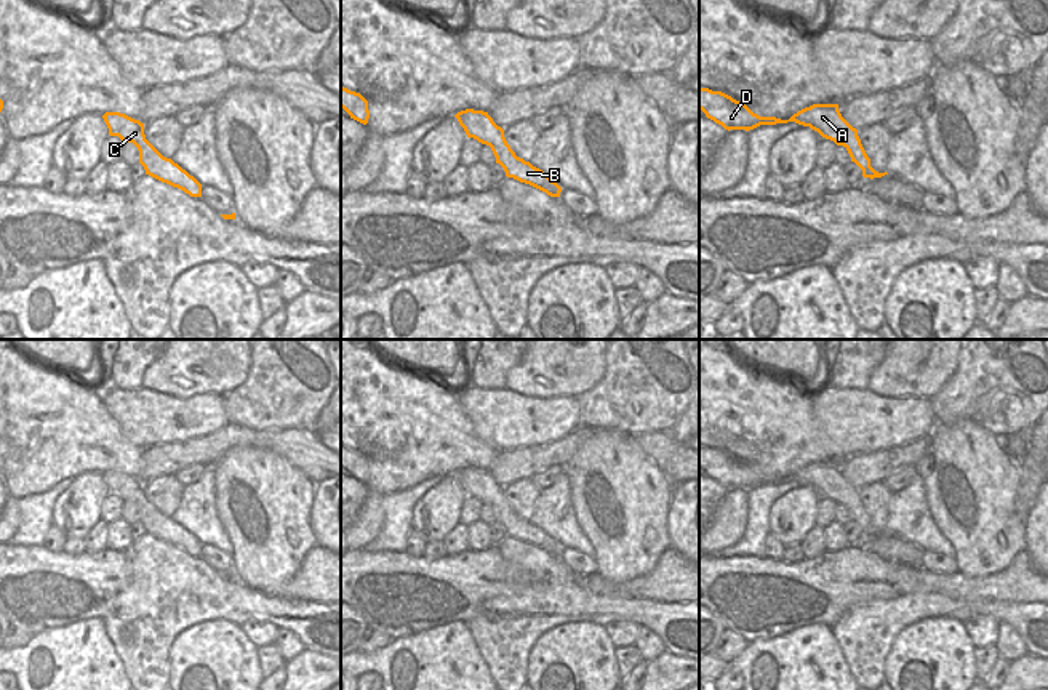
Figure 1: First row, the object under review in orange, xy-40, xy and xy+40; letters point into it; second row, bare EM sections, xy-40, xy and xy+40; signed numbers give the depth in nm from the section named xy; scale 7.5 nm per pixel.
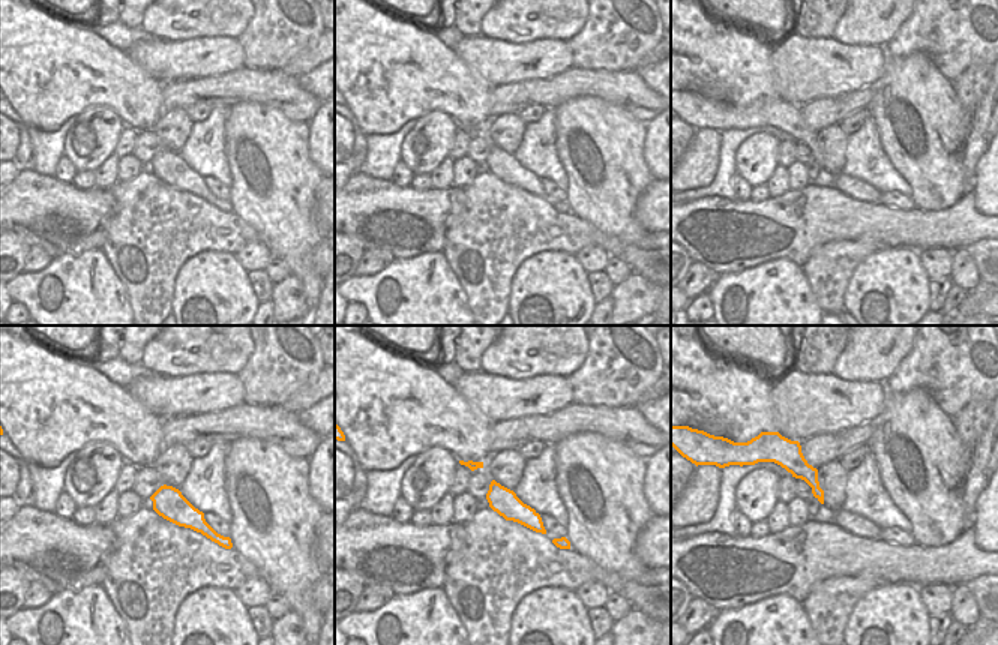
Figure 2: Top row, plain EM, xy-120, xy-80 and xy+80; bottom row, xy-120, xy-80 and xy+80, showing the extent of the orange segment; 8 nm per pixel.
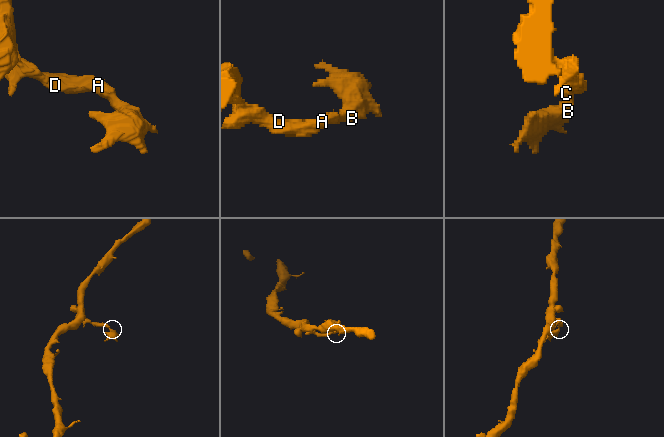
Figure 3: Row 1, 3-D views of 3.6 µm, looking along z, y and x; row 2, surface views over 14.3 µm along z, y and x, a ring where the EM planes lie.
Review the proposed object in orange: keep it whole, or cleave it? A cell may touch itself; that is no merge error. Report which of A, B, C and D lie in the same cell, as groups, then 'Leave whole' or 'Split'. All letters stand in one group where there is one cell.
Groups: A B C D. Leave whole.

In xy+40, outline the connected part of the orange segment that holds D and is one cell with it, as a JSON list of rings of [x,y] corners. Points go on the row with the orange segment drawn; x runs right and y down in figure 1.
[[[699,88],[699,109],[707,118],[722,125],[725,130],[754,130],[760,125],[776,125],[795,122],[803,126],[810,126],[822,138],[834,141],[837,146],[843,146],[851,162],[861,170],[864,178],[882,178],[885,173],[878,173],[870,166],[858,130],[853,128],[840,114],[838,104],[813,104],[794,114],[789,120],[776,117],[760,117],[754,114],[746,104],[733,99],[722,91],[712,91],[709,88]]]

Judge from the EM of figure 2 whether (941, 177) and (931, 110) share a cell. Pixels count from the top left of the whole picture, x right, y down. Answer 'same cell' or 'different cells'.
same cell

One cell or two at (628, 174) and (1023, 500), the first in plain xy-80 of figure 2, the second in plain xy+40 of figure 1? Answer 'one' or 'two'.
two

